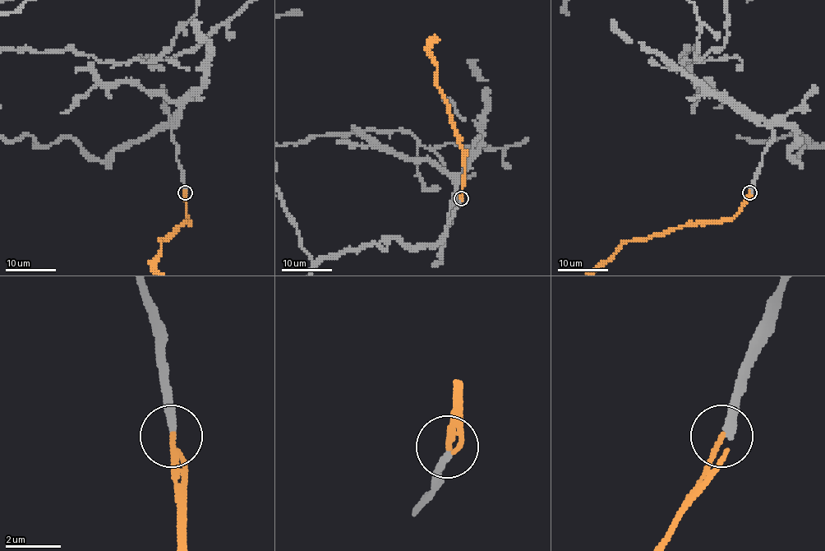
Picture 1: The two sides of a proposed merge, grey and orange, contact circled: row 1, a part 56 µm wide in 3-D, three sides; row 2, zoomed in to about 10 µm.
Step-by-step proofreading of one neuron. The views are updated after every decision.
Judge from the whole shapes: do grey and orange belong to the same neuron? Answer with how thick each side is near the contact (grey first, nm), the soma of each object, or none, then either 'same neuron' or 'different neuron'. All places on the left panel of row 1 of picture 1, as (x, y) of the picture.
280/130 nm | grey none | orange none | same neuron

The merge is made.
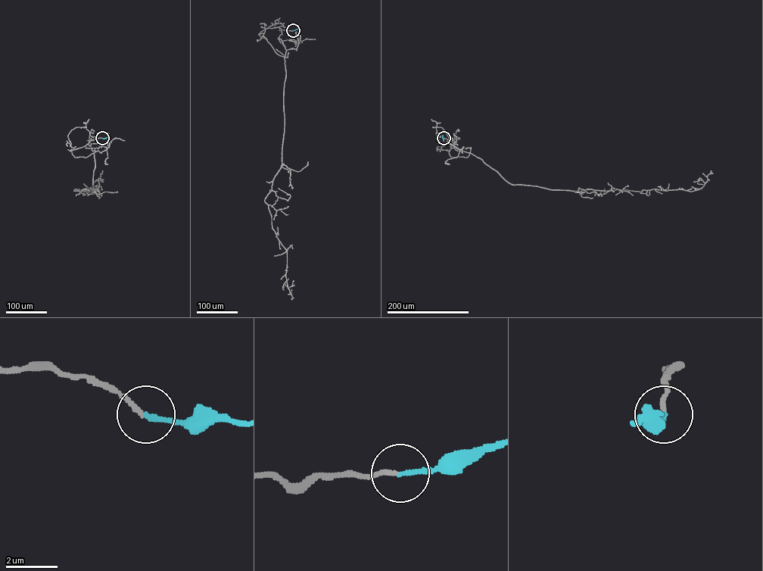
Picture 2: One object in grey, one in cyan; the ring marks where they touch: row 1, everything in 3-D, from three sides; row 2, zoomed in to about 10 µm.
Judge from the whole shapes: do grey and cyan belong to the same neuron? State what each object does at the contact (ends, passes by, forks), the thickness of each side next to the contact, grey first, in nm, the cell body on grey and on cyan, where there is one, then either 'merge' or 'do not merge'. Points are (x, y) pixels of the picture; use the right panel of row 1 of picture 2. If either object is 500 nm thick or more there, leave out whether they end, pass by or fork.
grey ends there; cyan ends there; 170 nm thick on the grey side, 160 nm on the other; no cell body on grey; no cell body on cyan; merge

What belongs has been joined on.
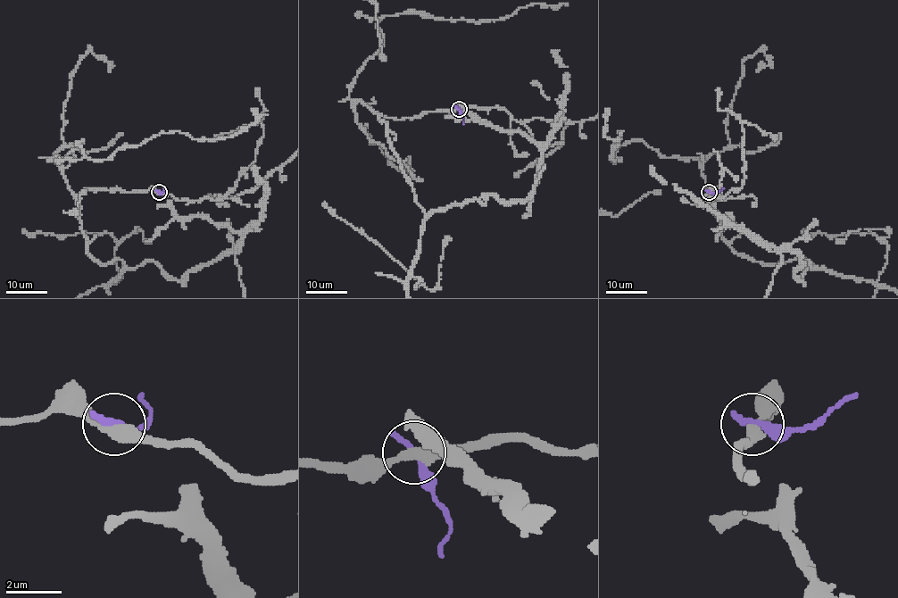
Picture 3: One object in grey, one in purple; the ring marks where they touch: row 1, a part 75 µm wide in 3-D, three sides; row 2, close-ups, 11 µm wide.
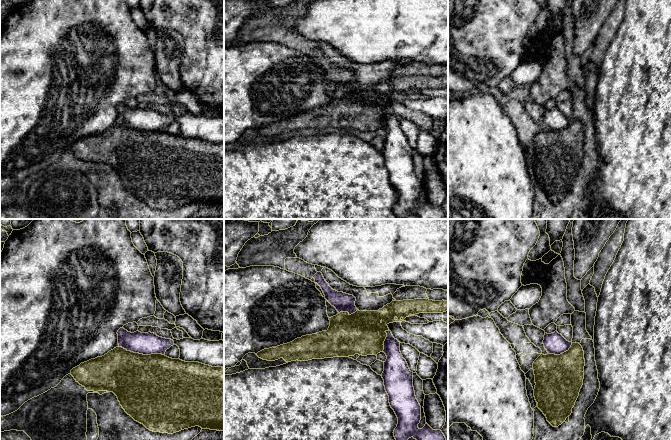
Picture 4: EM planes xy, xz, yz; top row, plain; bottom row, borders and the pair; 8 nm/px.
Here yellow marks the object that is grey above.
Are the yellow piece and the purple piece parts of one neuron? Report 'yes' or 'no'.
no

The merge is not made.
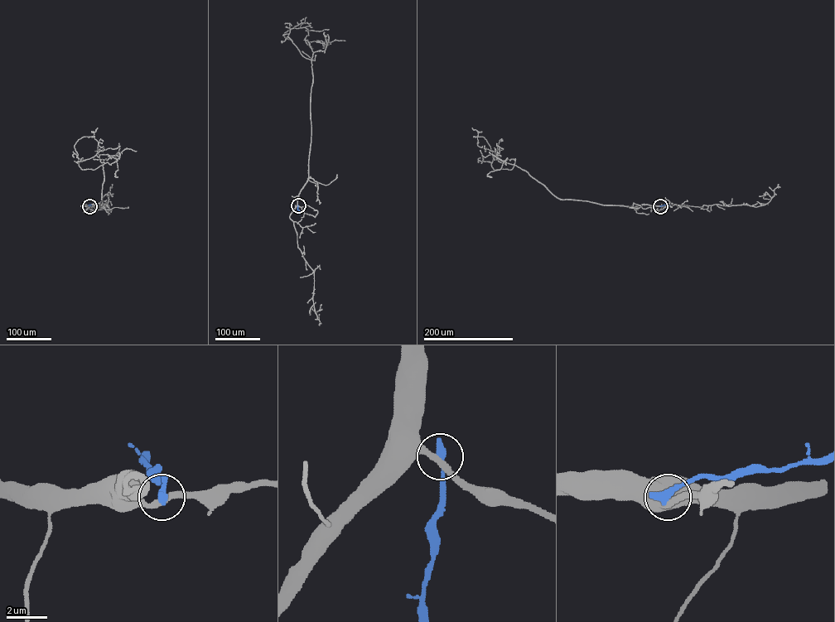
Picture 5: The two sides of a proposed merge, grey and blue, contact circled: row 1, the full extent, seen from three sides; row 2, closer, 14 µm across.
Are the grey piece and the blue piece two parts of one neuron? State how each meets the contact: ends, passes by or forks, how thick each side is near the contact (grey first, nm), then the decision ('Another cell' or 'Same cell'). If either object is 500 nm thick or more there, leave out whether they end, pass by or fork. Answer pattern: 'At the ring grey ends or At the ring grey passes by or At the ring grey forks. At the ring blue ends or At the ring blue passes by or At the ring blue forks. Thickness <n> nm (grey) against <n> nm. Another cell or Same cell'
At the ring grey passes by. At the ring blue ends. Thickness 280 nm (grey) against 440 nm. Another cell

